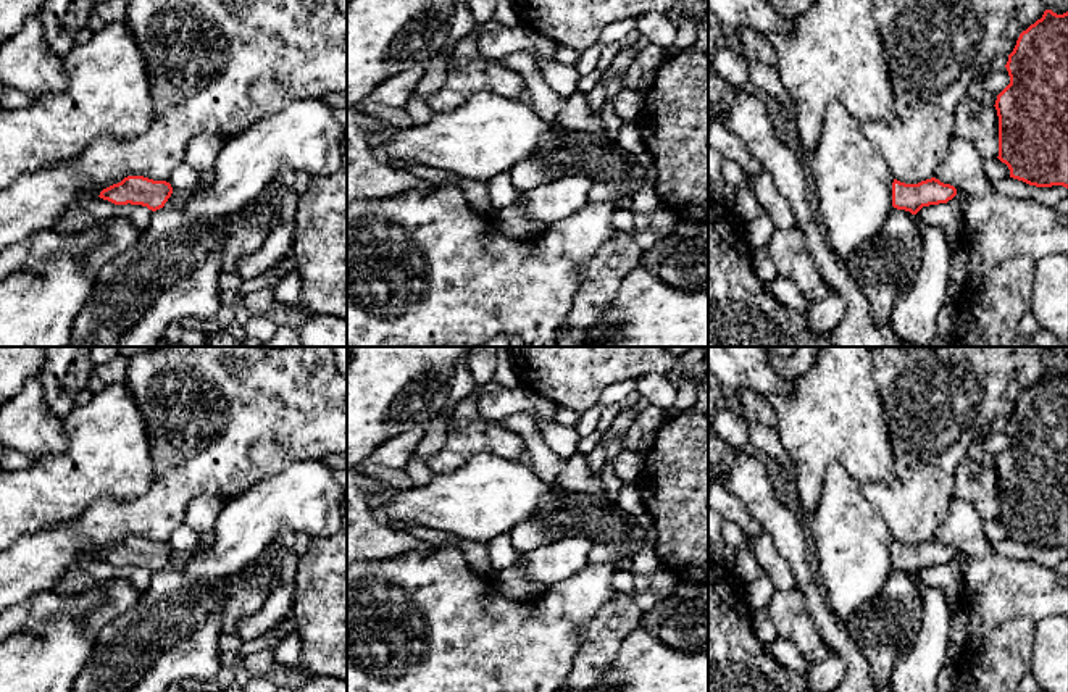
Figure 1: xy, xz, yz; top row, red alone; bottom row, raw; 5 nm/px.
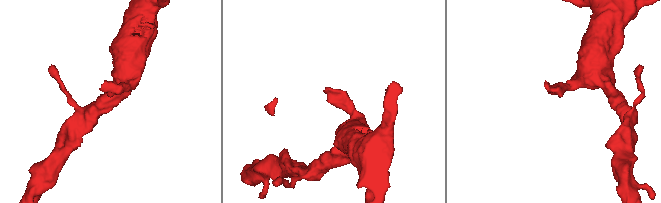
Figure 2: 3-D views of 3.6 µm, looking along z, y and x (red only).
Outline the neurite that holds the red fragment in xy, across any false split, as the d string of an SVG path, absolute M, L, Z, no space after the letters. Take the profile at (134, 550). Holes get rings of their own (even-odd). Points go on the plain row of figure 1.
M127 537L121 544L103 550L98 558L115 566L142 566L156 573L165 568L171 555L173 548L166 542Z

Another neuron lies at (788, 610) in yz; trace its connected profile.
M776 590L766 610L776 636L791 642L810 665L818 665L832 655L816 629L800 590Z

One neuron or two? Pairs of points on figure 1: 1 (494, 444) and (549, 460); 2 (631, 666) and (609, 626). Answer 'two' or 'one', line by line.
1: two
2: two

